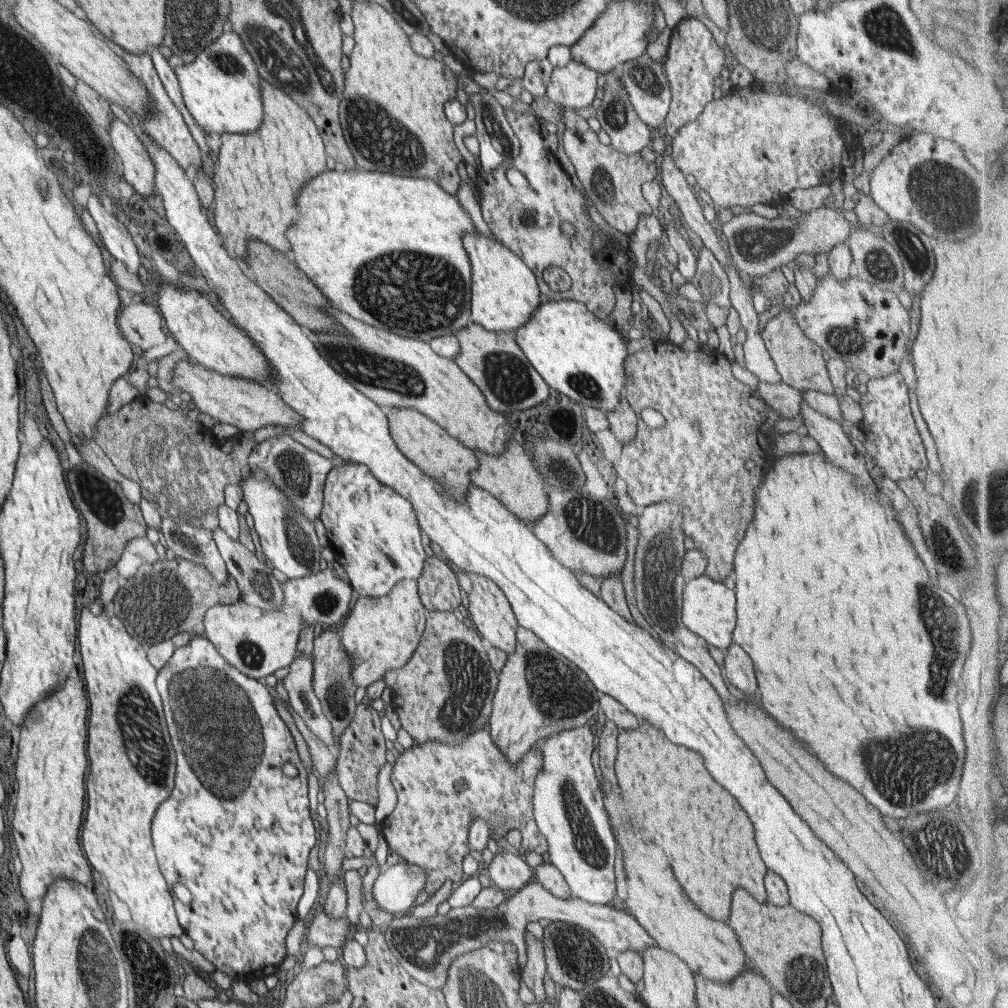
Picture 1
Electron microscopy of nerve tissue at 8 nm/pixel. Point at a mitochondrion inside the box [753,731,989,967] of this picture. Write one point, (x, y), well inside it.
(947, 860)

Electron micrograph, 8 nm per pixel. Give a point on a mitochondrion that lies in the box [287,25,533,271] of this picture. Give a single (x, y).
(400, 150)

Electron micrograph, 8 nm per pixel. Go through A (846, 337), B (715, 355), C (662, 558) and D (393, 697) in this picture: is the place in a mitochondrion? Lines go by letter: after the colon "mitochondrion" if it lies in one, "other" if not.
A: mitochondrion
B: other
C: mitochondrion
D: other

